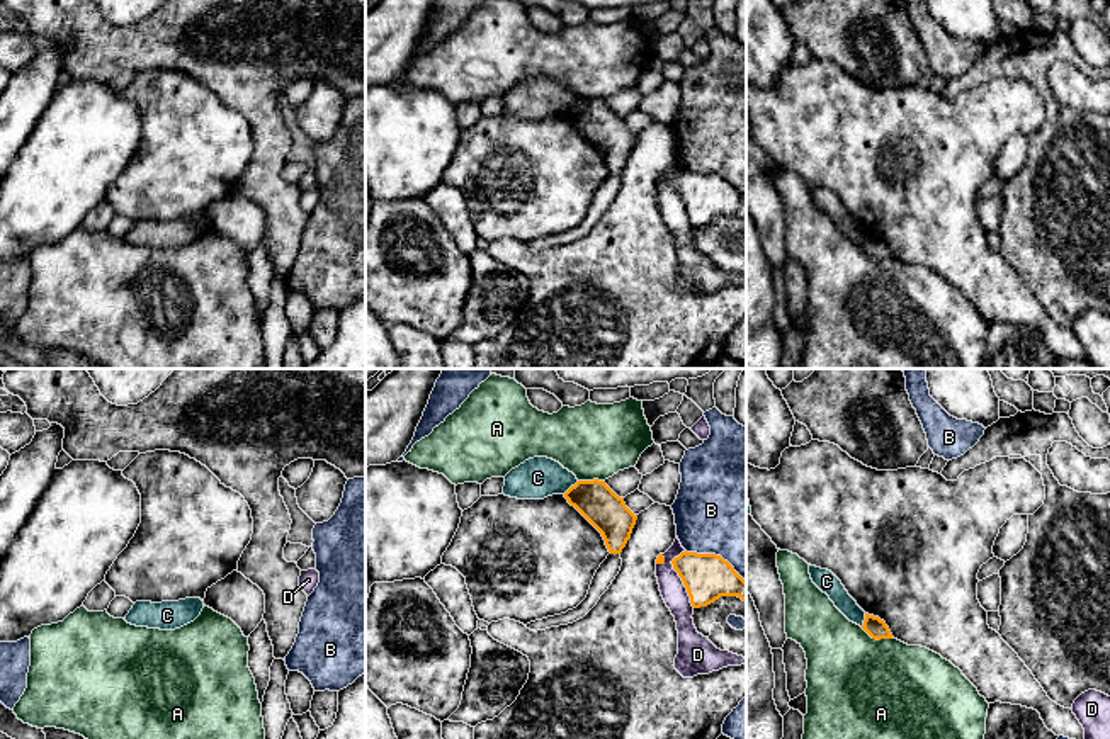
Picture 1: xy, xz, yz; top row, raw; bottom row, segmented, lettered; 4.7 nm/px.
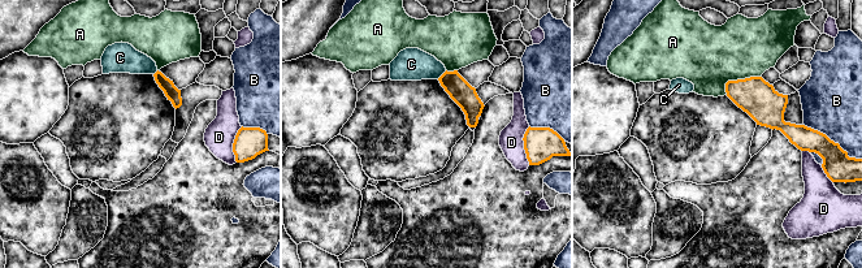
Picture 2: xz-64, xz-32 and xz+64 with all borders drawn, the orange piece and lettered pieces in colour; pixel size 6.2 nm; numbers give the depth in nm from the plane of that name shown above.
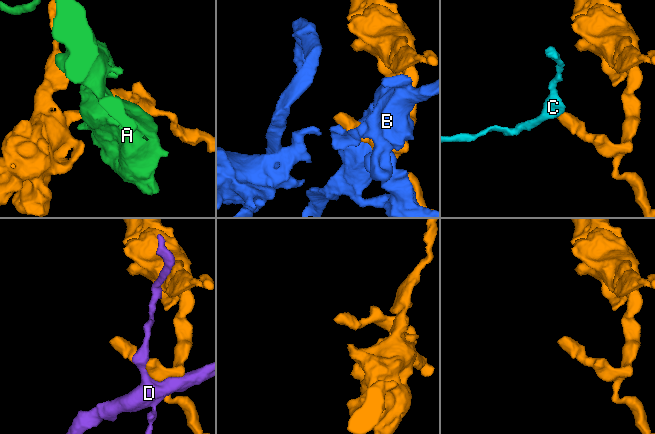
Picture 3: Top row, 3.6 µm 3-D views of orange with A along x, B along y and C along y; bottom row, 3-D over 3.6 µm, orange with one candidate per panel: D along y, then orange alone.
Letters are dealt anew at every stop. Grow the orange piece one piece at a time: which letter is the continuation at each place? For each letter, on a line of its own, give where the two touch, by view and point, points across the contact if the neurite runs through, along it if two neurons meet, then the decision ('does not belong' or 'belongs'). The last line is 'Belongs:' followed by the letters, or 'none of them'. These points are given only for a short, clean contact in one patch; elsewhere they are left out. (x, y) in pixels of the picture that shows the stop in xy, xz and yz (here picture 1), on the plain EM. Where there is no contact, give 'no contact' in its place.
A: meets orange in yz at (877, 259); does not belong
B: meets orange in xz at (714, 174); does not belong
C: meets orange in xz at (571, 106); border along xz (578, 101), (563, 112); does not belong
D: meets orange in xz at (682, 199); does not belong
Belongs: none of them

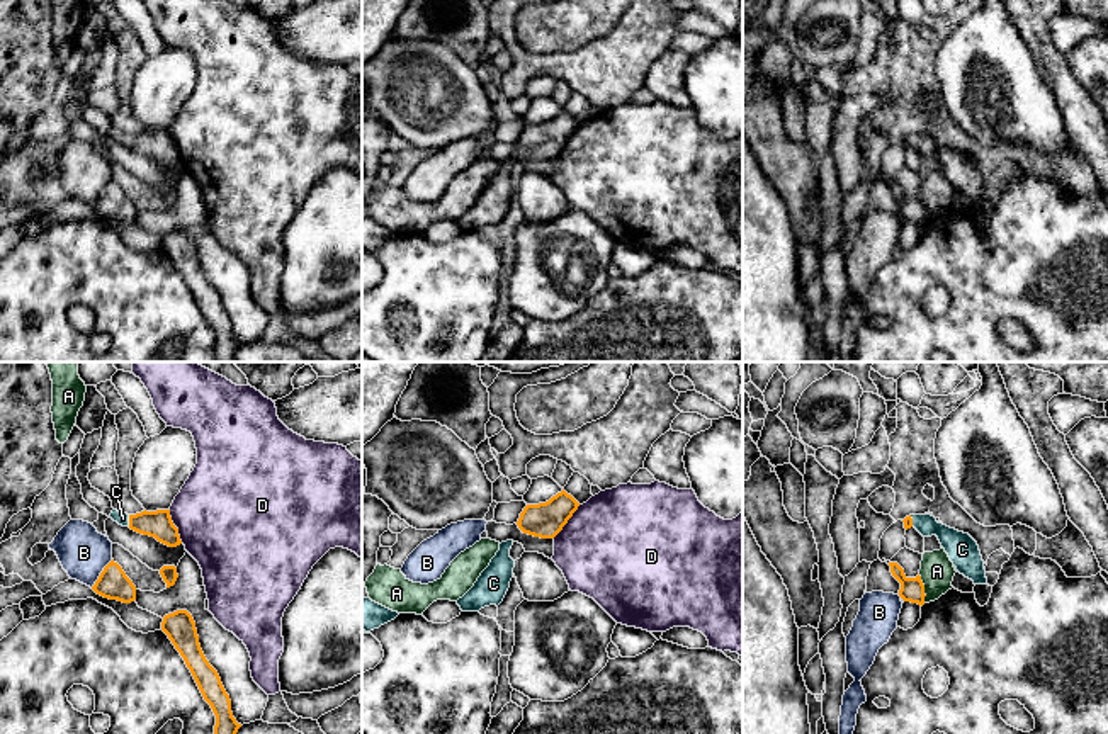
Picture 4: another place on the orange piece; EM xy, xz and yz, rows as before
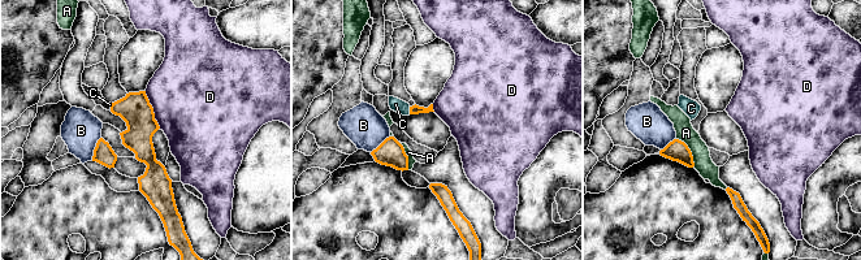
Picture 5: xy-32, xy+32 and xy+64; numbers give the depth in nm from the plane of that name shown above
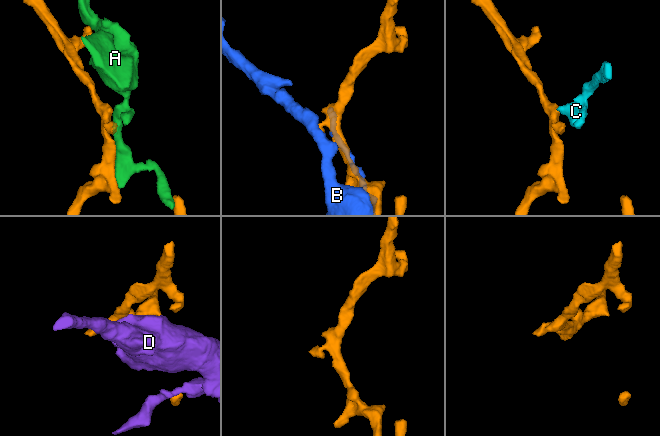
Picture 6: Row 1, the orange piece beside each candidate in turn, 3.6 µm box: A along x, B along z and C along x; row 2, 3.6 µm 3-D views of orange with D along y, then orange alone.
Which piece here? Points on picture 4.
A: meets orange in yz at (923, 208); does not belong
B: meets orange in xy at (101, 192); does not belong
C: meets orange in xy at (130, 140); runs through xy (158, 143), (130, 140), (123, 138); belongs
D: meets orange in xy at (175, 146); does not belong
Belongs: C

